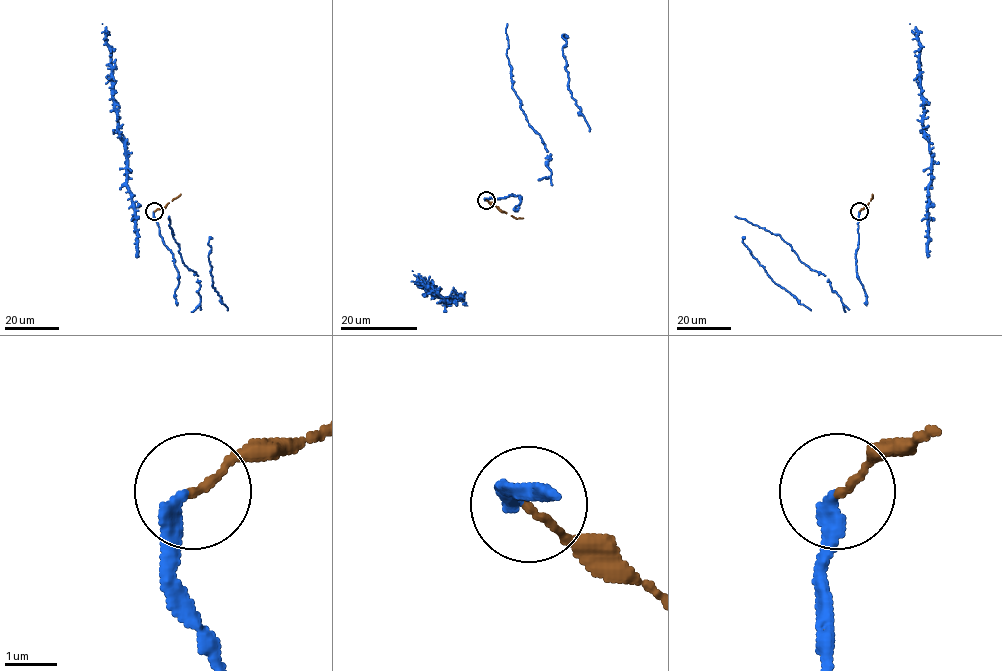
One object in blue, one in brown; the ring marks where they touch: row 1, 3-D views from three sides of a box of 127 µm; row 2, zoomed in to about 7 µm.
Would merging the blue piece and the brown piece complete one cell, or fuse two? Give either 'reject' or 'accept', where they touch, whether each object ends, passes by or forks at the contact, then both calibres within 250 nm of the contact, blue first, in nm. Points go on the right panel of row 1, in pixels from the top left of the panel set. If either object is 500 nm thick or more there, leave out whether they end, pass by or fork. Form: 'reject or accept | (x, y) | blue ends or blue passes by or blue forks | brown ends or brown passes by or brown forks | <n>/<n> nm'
accept | (859, 211) | blue ends | brown ends | 260/130 nm

